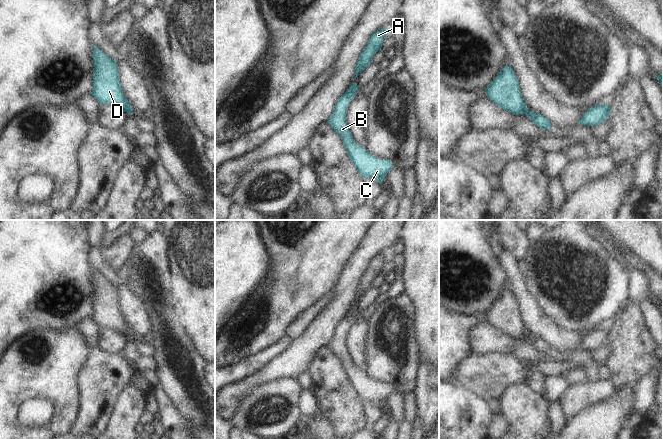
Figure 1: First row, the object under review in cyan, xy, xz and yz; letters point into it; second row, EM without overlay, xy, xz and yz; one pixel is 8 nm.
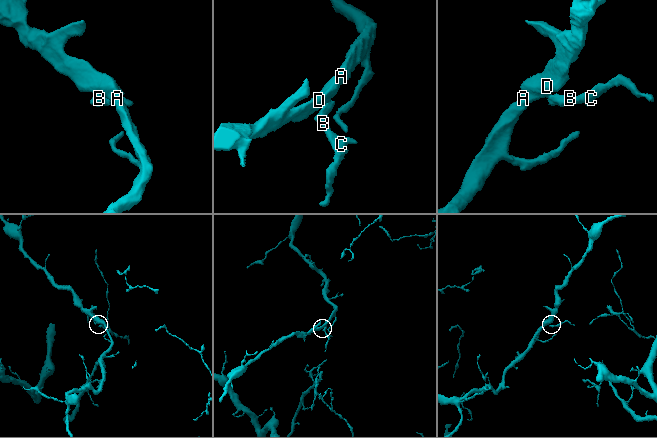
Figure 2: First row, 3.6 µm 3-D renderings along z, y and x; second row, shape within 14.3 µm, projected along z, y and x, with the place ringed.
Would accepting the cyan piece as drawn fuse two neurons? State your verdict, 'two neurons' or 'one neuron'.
two neurons

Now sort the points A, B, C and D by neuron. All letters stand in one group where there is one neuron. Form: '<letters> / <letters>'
A D / B C

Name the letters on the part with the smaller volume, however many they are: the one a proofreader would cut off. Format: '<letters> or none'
B, C.

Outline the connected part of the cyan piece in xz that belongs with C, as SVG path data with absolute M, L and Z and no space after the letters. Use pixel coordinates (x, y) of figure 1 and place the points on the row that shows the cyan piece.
M353 83L335 104L333 114L327 123L341 136L348 157L362 177L377 181L382 186L386 174L393 169L393 163L388 159L378 160L361 145L358 145L349 130L346 121L348 105L353 101L360 87Z

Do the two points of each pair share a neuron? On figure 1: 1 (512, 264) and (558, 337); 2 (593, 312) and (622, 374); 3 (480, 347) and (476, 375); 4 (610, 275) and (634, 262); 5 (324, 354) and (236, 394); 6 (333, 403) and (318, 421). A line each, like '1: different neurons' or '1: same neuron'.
1: same neuron
2: different neurons
3: different neurons
4: different neurons
5: different neurons
6: different neurons

